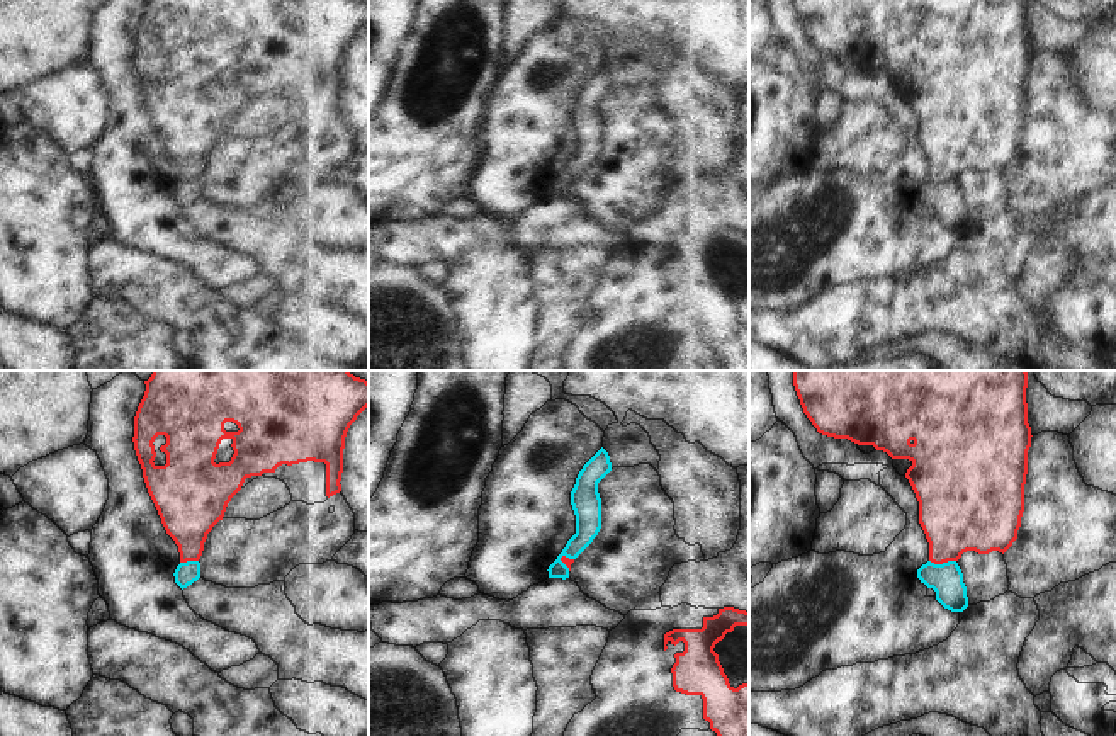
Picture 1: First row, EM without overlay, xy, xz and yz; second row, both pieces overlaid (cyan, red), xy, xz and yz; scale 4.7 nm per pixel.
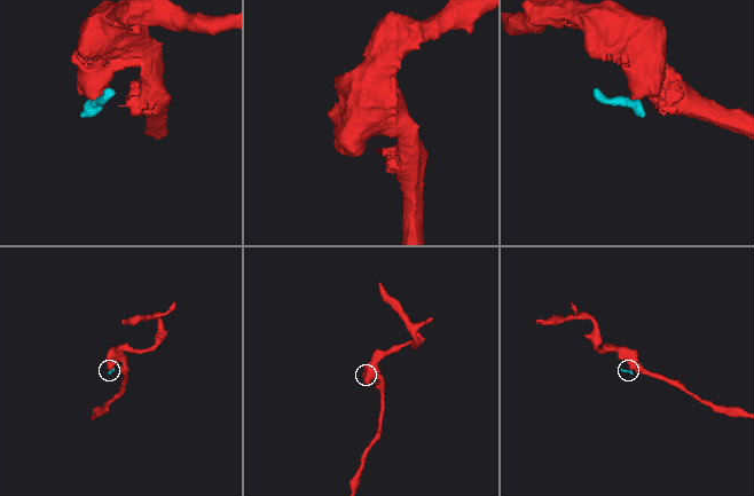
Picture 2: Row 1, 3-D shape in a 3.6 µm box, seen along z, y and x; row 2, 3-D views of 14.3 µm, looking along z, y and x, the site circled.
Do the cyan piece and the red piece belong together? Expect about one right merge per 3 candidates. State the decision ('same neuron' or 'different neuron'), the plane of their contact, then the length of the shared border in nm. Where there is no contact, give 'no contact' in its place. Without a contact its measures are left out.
different neuron; contact in yz; length 130 nm

